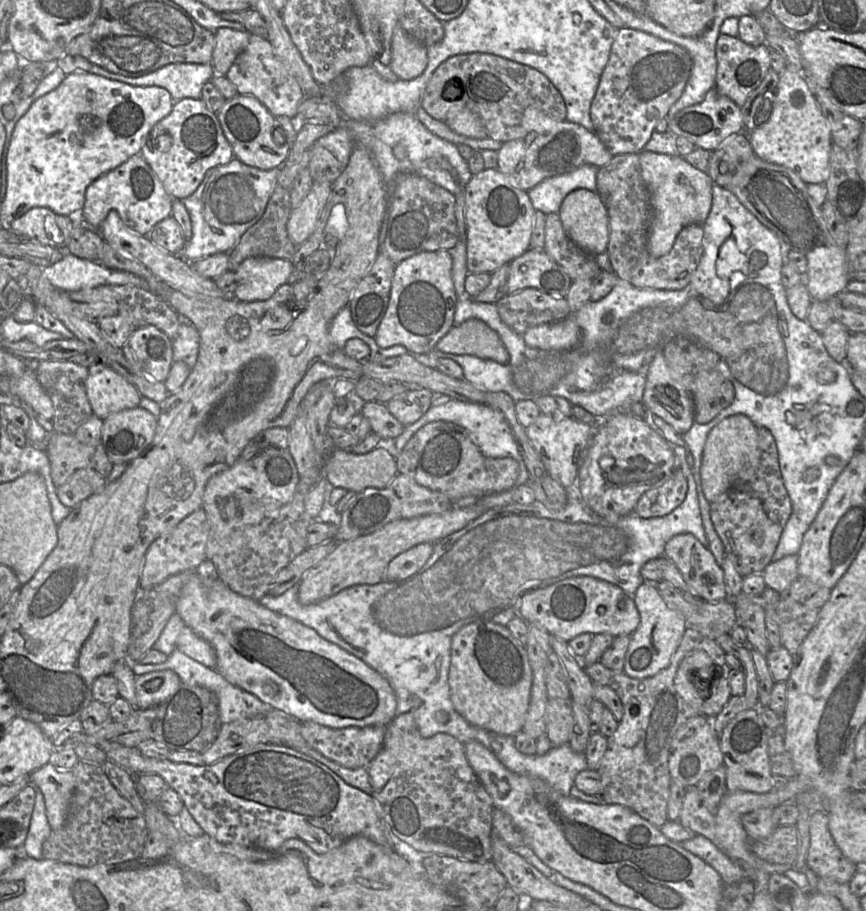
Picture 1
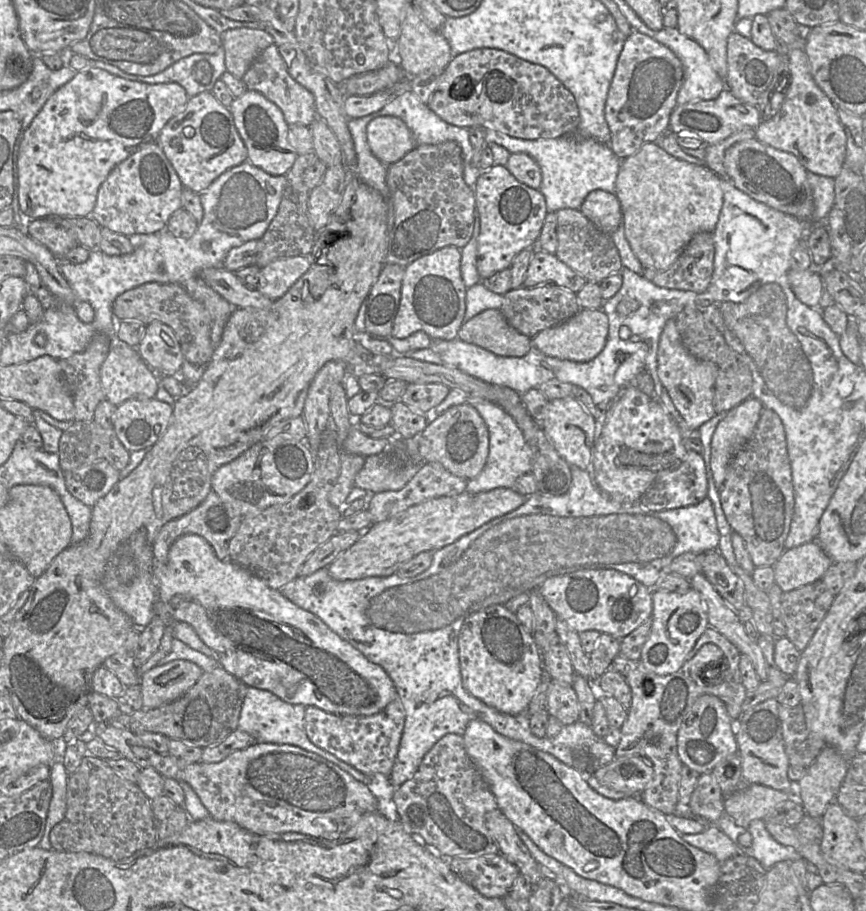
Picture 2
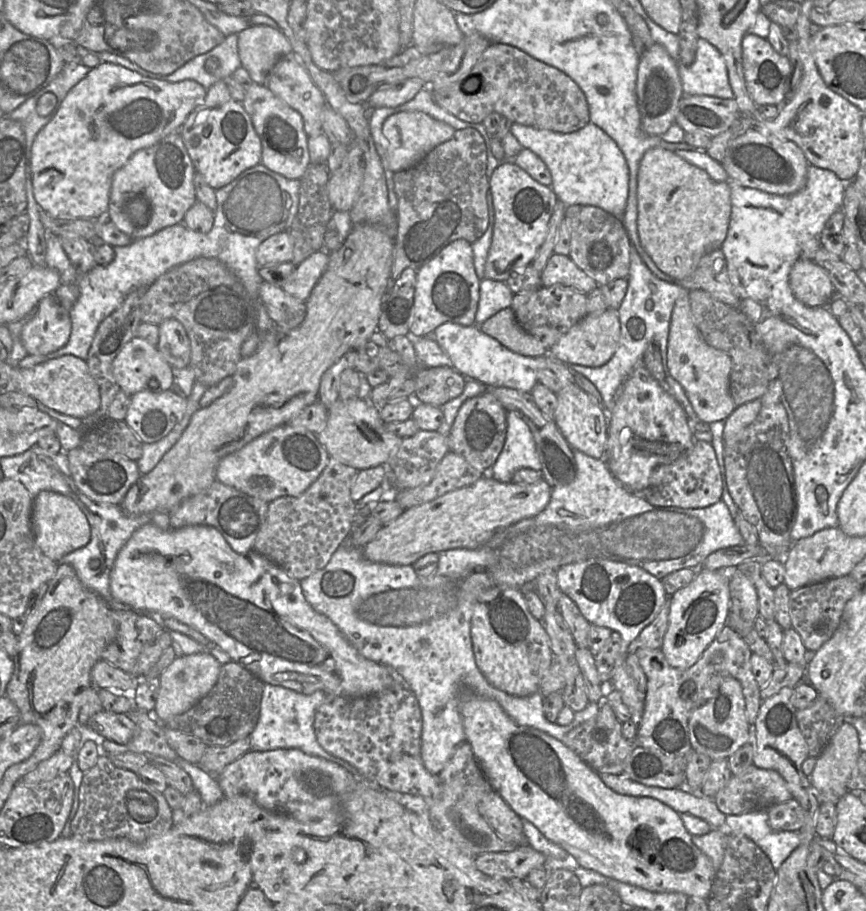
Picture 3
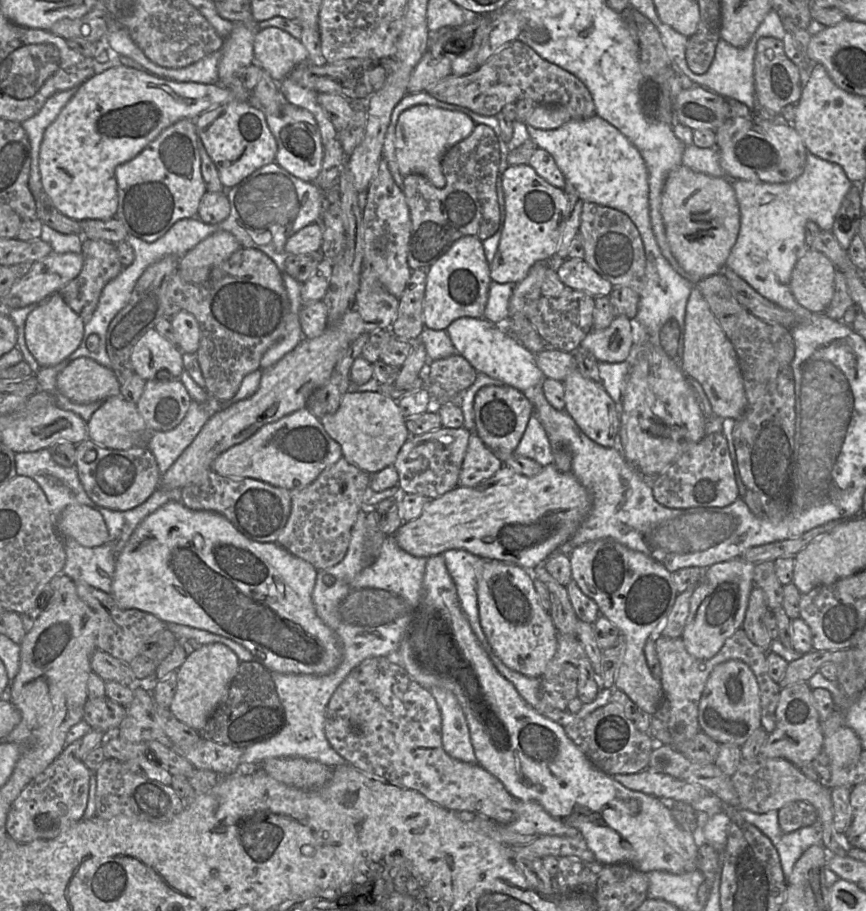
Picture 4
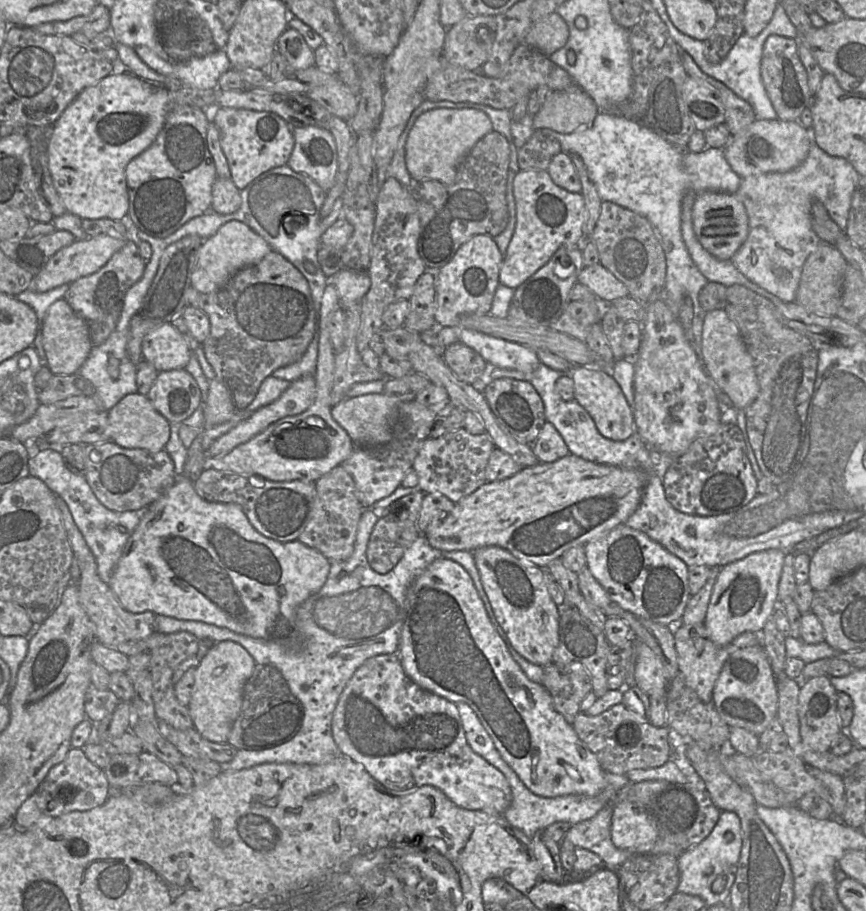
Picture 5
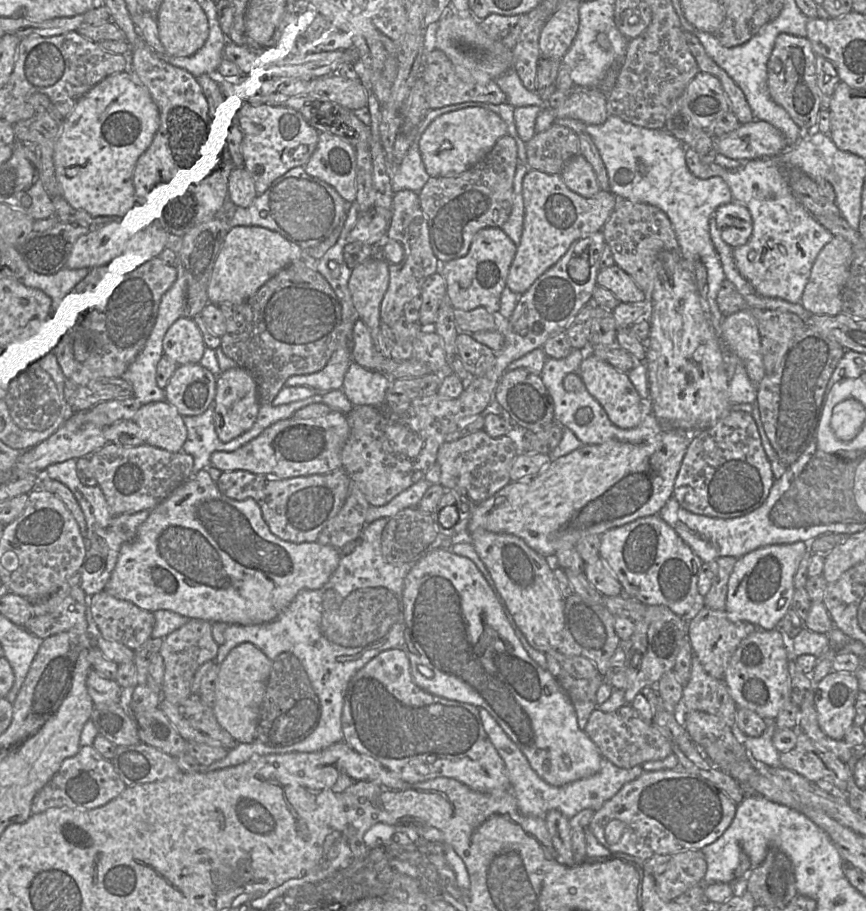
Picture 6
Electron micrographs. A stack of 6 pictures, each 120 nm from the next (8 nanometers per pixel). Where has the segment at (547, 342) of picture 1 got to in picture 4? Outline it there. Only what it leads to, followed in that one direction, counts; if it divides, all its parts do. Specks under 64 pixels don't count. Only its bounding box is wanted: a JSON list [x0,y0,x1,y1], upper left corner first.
[578,314,634,362]

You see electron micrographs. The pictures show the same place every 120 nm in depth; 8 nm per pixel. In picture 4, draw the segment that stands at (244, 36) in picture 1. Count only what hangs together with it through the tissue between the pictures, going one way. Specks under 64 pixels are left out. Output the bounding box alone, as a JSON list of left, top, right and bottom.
[253,27,308,82]

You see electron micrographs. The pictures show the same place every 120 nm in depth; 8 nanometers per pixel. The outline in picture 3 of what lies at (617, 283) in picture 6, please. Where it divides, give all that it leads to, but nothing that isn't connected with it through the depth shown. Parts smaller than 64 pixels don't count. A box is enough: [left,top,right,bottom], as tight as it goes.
[541,254,598,294]

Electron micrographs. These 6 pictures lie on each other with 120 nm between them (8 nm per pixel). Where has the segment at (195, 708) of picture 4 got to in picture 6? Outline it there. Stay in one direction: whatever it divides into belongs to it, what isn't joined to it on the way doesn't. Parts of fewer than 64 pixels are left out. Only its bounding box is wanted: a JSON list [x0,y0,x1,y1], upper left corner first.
[211,642,272,743]

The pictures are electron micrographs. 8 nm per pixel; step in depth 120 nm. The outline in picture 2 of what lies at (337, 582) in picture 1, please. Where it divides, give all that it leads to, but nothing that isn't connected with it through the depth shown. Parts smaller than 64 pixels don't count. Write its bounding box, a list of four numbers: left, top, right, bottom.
[327,488,528,581]

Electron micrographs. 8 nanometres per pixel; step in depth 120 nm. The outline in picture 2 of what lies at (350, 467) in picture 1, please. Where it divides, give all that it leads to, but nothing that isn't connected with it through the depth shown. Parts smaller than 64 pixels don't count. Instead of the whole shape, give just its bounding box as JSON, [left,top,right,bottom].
[354,450,417,492]

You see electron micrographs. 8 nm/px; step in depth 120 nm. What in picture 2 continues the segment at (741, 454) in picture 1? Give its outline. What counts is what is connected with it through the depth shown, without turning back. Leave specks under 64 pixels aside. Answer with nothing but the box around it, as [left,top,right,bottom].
[710,397,762,491]

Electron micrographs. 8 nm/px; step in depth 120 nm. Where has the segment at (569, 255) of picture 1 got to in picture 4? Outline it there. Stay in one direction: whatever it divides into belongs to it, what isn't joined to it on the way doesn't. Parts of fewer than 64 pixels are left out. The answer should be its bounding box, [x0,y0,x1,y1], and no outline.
[579,203,646,293]

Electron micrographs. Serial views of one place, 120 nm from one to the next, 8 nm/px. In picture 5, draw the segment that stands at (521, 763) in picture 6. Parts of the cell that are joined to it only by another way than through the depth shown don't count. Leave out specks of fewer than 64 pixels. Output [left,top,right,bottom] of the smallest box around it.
[469,735,630,838]

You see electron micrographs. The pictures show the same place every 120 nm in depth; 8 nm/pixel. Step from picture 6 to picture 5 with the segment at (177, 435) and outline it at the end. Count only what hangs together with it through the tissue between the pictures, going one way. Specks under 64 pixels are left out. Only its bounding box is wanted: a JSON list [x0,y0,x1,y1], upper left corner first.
[106,394,170,451]

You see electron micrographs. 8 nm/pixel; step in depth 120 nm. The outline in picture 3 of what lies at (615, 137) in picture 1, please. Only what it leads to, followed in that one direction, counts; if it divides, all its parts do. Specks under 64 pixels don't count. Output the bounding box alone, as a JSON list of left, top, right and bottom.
[635,43,684,136]

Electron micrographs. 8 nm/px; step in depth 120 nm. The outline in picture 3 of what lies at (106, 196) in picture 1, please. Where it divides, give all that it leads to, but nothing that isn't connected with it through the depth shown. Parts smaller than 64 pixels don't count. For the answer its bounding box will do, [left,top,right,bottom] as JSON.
[105,131,196,240]

